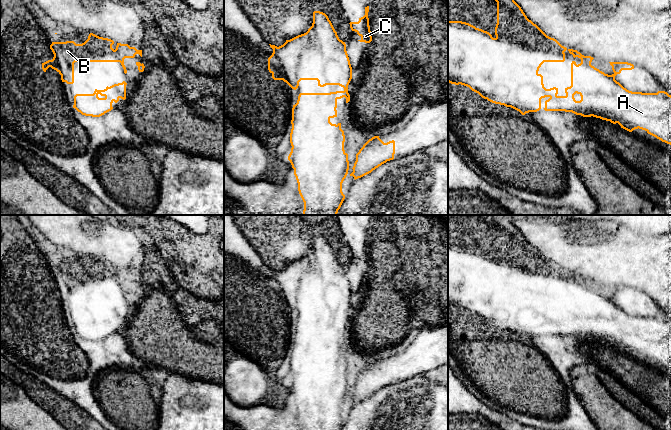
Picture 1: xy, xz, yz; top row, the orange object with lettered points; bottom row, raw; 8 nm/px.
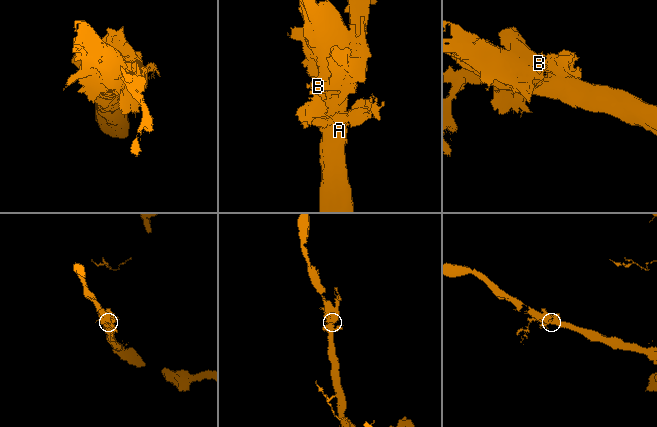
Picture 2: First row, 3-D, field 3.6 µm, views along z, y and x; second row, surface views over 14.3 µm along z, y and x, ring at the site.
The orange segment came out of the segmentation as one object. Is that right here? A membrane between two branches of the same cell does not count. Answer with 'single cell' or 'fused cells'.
single cell

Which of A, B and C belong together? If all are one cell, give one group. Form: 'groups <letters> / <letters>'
groups A B C

